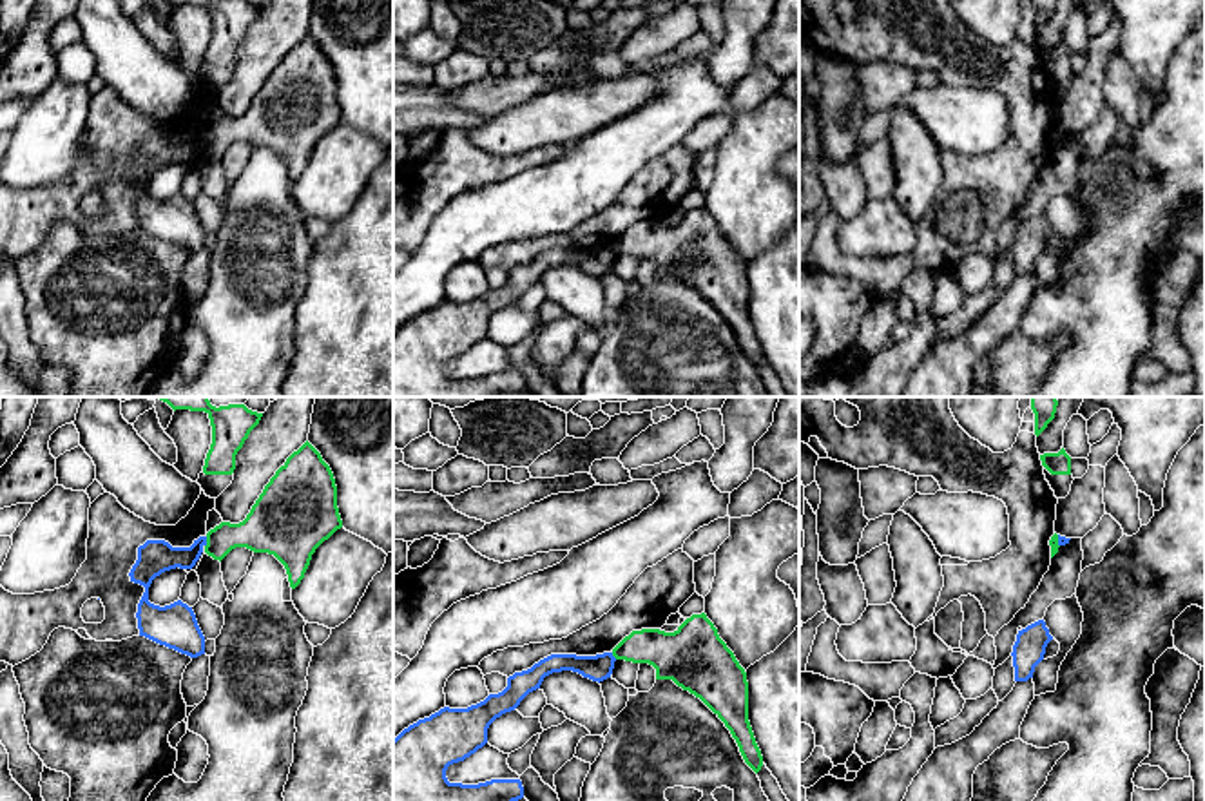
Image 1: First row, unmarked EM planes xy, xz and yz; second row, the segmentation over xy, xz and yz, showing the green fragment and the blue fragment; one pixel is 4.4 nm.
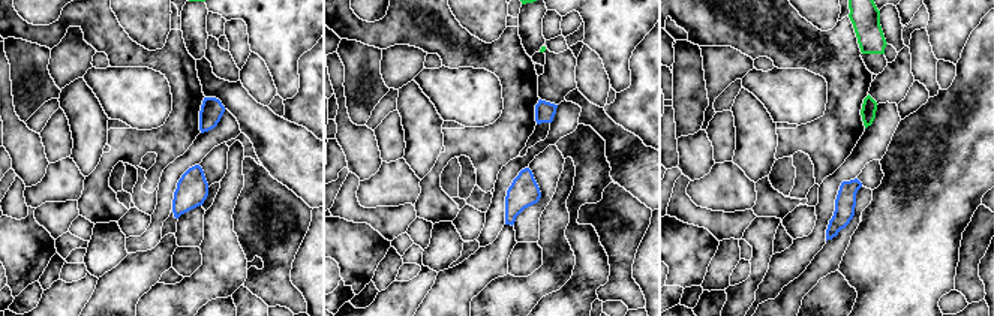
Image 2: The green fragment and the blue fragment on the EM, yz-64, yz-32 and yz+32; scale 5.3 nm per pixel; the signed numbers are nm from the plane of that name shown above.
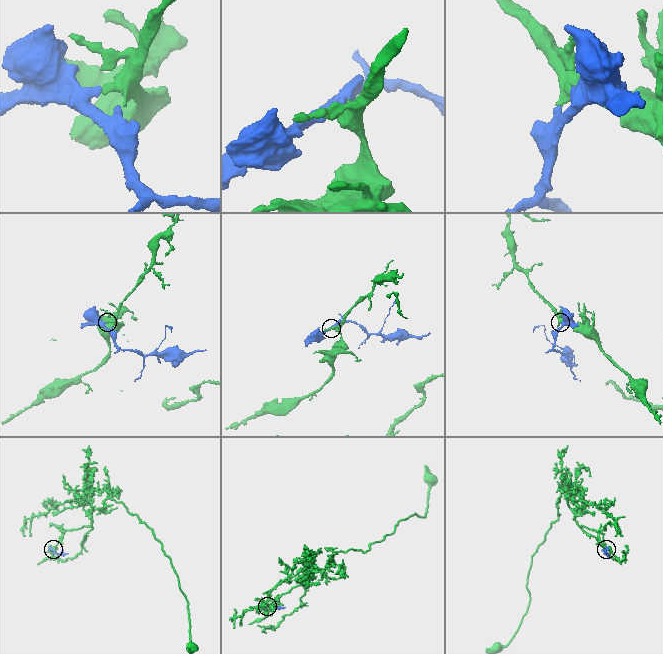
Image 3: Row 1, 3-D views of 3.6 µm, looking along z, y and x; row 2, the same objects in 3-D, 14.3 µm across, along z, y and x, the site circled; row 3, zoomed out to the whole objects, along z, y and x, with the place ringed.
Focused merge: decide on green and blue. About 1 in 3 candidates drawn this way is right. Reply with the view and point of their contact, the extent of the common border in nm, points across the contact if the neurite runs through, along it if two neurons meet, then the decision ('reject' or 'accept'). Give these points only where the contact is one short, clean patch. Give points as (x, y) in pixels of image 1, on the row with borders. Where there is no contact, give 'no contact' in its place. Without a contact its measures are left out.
contact xy (207, 542); length 50 nm; border xy (207, 537), (205, 546); reject

